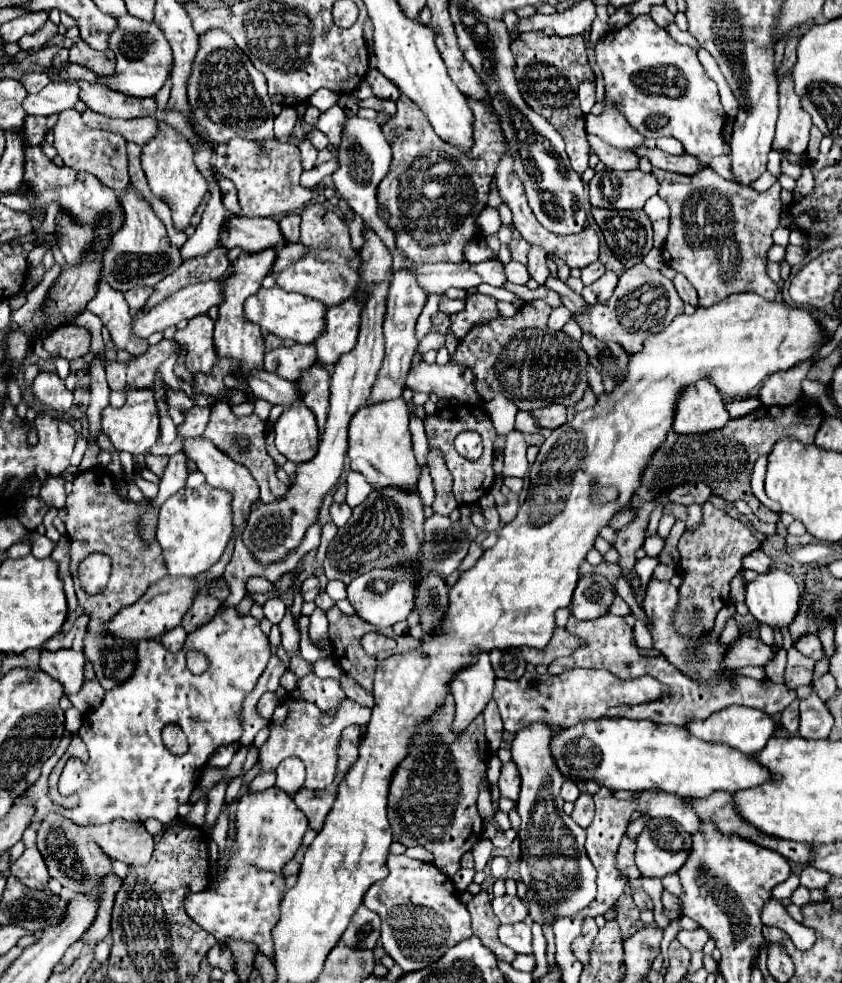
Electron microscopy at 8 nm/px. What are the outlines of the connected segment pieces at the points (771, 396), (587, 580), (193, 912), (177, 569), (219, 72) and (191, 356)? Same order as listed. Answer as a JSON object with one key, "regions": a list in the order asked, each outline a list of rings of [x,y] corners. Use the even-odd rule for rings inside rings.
{"regions":[[[[802,362],[800,366],[788,370],[788,372],[778,372],[772,374],[760,388],[760,400],[762,404],[792,404],[800,398],[800,382],[806,378],[812,362]]],[[[594,572],[582,574],[570,606],[572,616],[576,620],[596,620],[598,616],[604,616],[608,612],[614,596],[616,592],[604,576]]],[[[268,788],[258,794],[246,792],[240,798],[234,826],[236,842],[230,850],[228,864],[224,870],[218,870],[206,890],[186,896],[184,908],[188,916],[220,944],[226,944],[228,938],[254,942],[258,950],[272,960],[272,928],[280,920],[280,902],[286,888],[282,868],[302,846],[304,832],[308,830],[308,818],[296,808],[292,796],[278,788]]],[[[210,484],[198,488],[180,488],[160,508],[156,540],[162,546],[170,576],[196,578],[220,560],[232,538],[232,496]]],[[[210,30],[200,36],[200,50],[188,84],[188,100],[198,124],[218,144],[228,142],[234,136],[254,142],[264,142],[274,136],[274,114],[270,108],[272,102],[266,94],[264,74],[254,68],[248,56],[236,48],[226,32]]],[[[204,314],[190,318],[188,326],[184,330],[178,330],[174,336],[176,342],[188,348],[186,368],[192,374],[210,372],[218,360],[216,350],[212,348],[212,332],[214,332],[214,322]]]]}

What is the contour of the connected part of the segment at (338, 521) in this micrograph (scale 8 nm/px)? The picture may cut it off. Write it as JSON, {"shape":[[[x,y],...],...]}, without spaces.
{"shape":[[[333,502],[330,507],[330,515],[332,521],[335,523],[337,527],[342,527],[352,514],[352,509],[346,504],[337,504]]]}

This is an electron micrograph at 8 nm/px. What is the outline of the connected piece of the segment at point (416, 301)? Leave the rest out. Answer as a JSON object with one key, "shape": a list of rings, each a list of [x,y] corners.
{"shape":[[[410,270],[394,272],[392,282],[390,282],[390,290],[388,290],[388,298],[386,298],[386,314],[384,314],[386,354],[384,354],[384,362],[382,362],[380,372],[378,372],[376,384],[372,386],[372,394],[368,398],[370,404],[378,404],[378,402],[386,402],[386,400],[394,400],[394,398],[402,396],[404,380],[406,380],[408,368],[412,364],[414,350],[418,346],[418,340],[414,336],[414,326],[416,326],[416,320],[418,320],[424,304],[426,304],[426,294],[416,284],[416,276]]]}

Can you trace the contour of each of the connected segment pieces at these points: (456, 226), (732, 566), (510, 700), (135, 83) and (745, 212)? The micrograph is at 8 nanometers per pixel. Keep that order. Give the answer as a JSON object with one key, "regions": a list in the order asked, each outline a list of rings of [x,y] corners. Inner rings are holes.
{"regions":[[[[400,96],[396,104],[398,104],[396,116],[390,118],[390,122],[382,126],[382,132],[392,148],[392,162],[390,162],[388,174],[378,184],[378,192],[376,192],[378,208],[390,214],[388,226],[396,232],[398,248],[410,260],[414,262],[462,262],[464,260],[462,248],[472,238],[478,236],[476,218],[486,208],[496,162],[500,160],[500,154],[506,150],[496,118],[488,110],[488,106],[484,106],[482,102],[468,100],[474,112],[474,146],[468,154],[462,154],[458,148],[442,142],[436,136],[436,132],[428,124],[428,118],[424,116],[424,112],[420,112],[420,108],[412,100],[408,100],[406,96]]],[[[710,502],[702,504],[702,514],[702,522],[692,530],[686,528],[678,542],[682,556],[678,572],[682,574],[684,582],[680,586],[680,604],[674,622],[682,634],[700,634],[714,628],[718,610],[730,600],[730,580],[740,572],[742,558],[748,552],[760,548],[760,542],[742,522],[714,508]],[[696,610],[700,614],[696,614]]],[[[572,668],[560,676],[526,672],[520,680],[496,680],[494,700],[500,708],[504,730],[516,734],[518,730],[530,726],[532,722],[546,722],[550,726],[570,728],[580,720],[596,720],[612,706],[620,704],[644,704],[658,700],[666,686],[654,680],[652,676],[642,676],[638,680],[620,680],[618,676],[606,670],[584,670]]],[[[132,14],[120,16],[116,24],[114,36],[126,36],[126,46],[122,50],[116,50],[116,74],[110,78],[98,78],[92,72],[86,72],[86,68],[78,64],[66,64],[60,68],[60,78],[70,78],[70,80],[88,80],[96,84],[104,84],[108,88],[120,90],[130,96],[154,96],[168,80],[172,72],[172,48],[168,48],[168,40],[164,40],[164,32],[156,28],[156,22],[146,22],[140,18],[134,18]]],[[[656,168],[652,174],[660,184],[658,196],[670,206],[672,220],[662,258],[692,282],[698,290],[700,306],[714,306],[738,292],[754,292],[774,300],[780,288],[768,278],[766,252],[772,246],[772,232],[780,224],[780,184],[776,182],[766,192],[756,192],[754,188],[724,180],[712,168],[704,168],[694,176]]]]}

